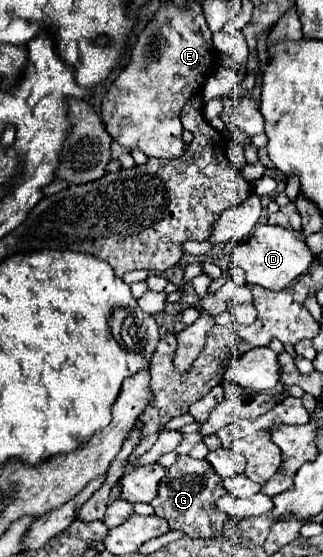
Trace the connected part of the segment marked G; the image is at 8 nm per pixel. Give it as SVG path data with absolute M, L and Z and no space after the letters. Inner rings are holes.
M179 455L177 463L169 467L169 473L161 479L159 493L151 501L155 515L163 517L169 521L171 529L181 529L189 537L199 537L199 539L213 539L223 533L225 521L231 521L227 513L221 513L215 507L215 501L227 493L223 479L213 473L215 469L209 465L207 459L197 461L191 459L189 455Z

